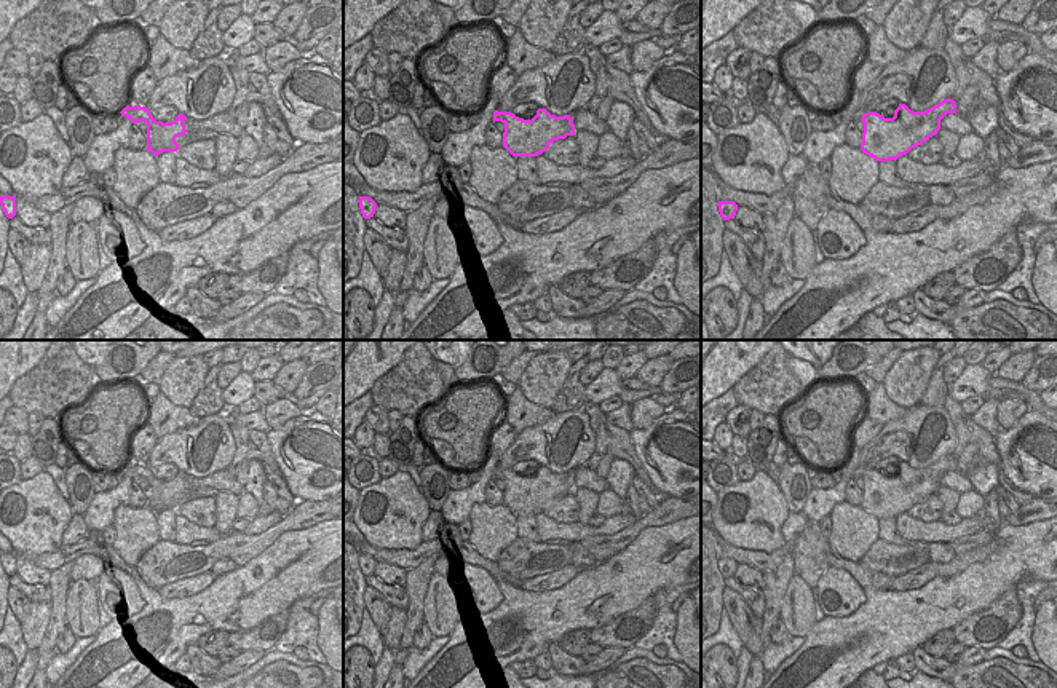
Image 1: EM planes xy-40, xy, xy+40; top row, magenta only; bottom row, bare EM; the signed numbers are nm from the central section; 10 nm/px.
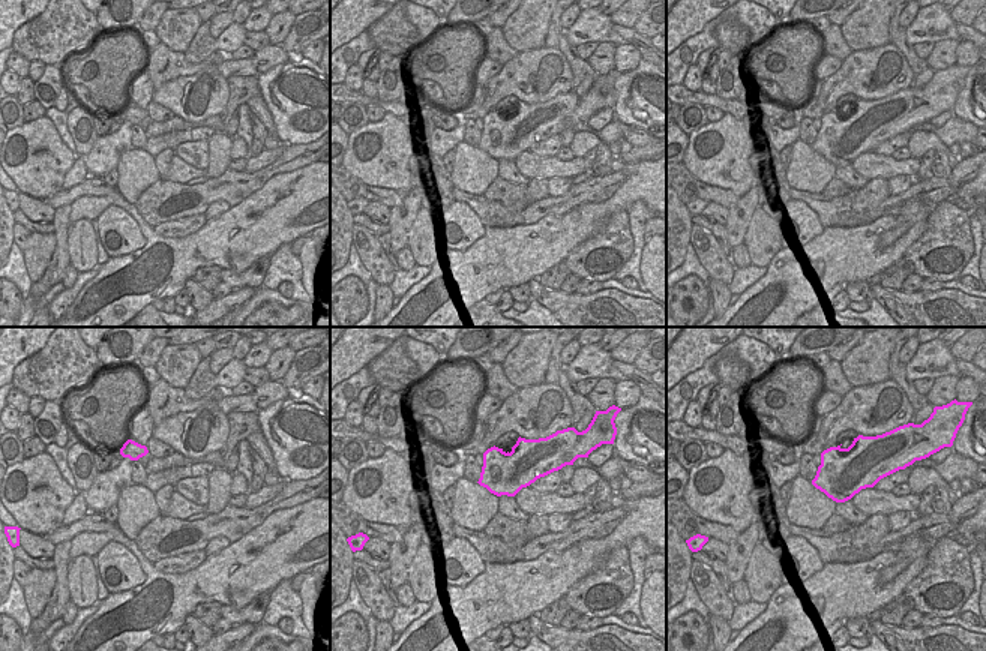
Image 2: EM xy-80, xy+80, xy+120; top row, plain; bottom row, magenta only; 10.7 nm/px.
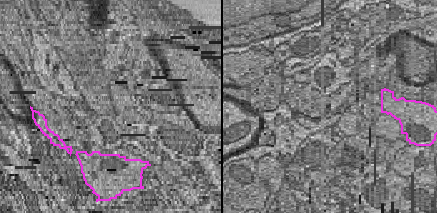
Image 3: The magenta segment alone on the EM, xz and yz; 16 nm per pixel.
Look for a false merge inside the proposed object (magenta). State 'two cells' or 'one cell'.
one cell

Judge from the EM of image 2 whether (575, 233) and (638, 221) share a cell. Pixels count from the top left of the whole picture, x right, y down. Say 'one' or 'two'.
two

